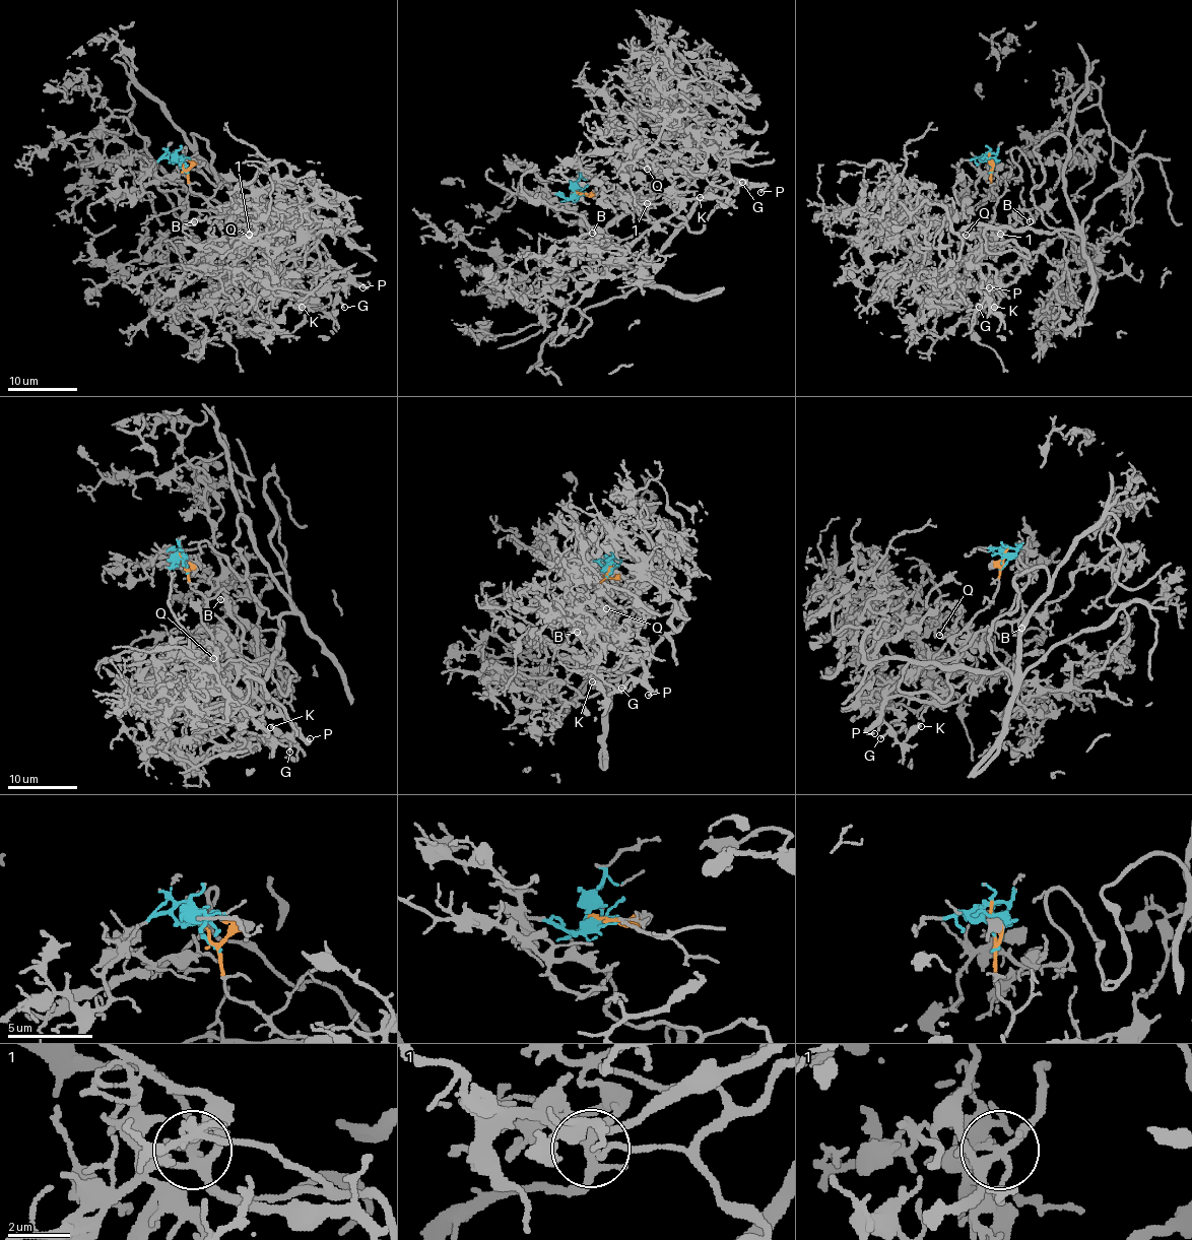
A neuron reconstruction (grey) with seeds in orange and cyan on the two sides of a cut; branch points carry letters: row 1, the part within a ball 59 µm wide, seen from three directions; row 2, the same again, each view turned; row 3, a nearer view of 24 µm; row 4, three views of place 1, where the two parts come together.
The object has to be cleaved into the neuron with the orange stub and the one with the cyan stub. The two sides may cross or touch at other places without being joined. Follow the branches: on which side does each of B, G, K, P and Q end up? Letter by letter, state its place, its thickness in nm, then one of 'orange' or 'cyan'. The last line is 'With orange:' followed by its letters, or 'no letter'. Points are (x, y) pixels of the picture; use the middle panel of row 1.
B: (592, 233) | 150 nm | orange
G: (742, 182) | 150 nm | orange
K: (700, 197) | 280 nm | orange
P: (760, 192) | 150 nm | orange
Q: (647, 169) | 160 nm | cyan
With orange: B, G, K, P

